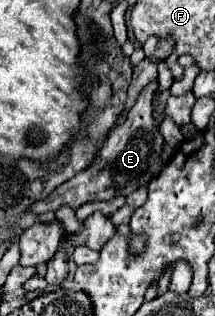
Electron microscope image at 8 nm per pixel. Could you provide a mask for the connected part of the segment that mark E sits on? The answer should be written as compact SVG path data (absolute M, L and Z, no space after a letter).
M152 82L148 88L142 90L134 108L128 112L126 122L110 132L104 146L100 148L100 158L96 158L96 162L92 162L92 166L88 170L80 170L74 178L60 184L50 194L52 202L50 200L34 202L32 210L28 210L28 212L38 216L38 214L44 214L46 210L54 212L62 204L68 204L76 210L78 206L82 206L84 202L90 202L90 200L112 200L116 196L128 196L130 192L134 192L140 186L146 186L154 176L158 176L160 170L164 168L164 162L162 162L164 136L160 134L160 130L156 128L154 118L152 118L154 90L156 90L156 82Z

